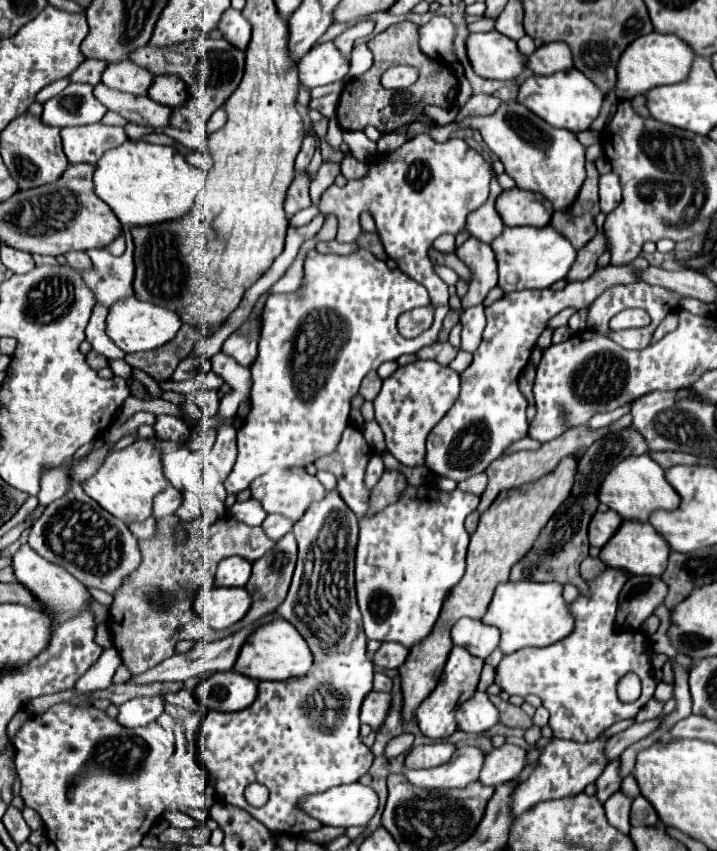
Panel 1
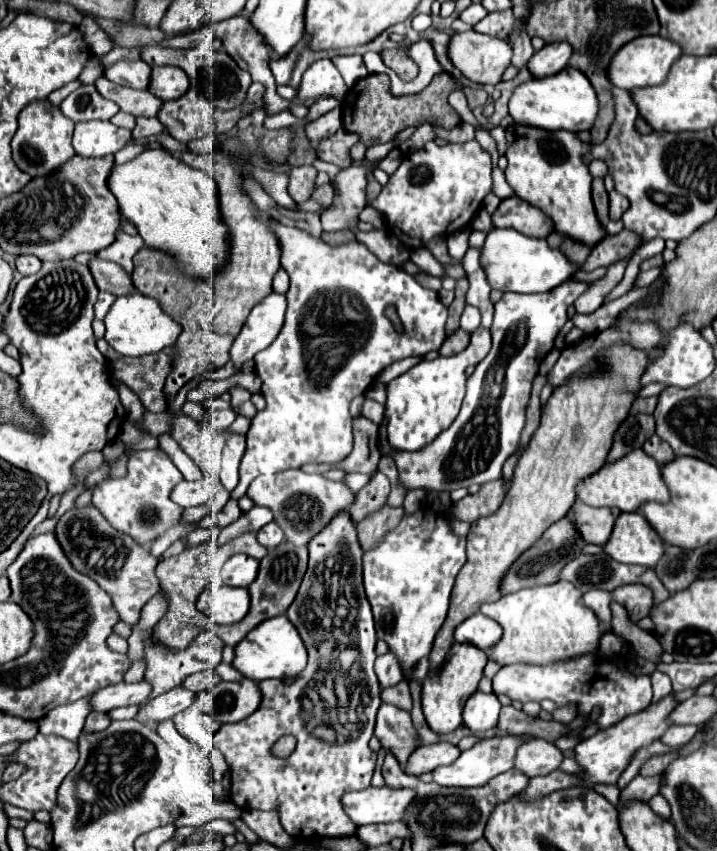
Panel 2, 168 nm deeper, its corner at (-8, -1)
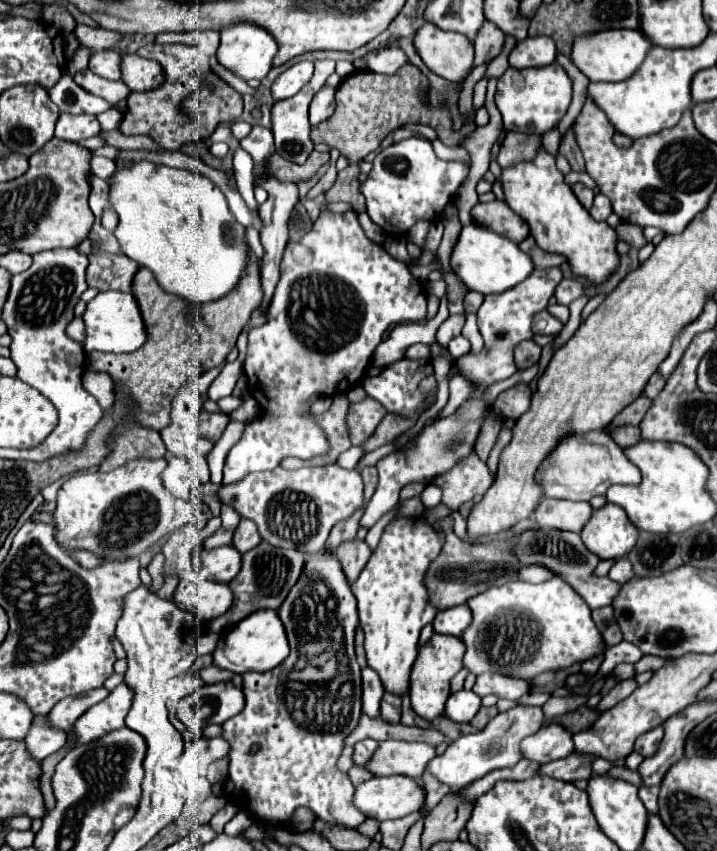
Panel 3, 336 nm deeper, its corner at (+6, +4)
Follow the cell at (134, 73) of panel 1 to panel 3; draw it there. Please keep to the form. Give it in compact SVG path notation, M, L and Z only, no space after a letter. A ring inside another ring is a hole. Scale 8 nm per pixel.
M99 51L91 53L89 69L105 79L119 81L121 79L121 55L117 51Z

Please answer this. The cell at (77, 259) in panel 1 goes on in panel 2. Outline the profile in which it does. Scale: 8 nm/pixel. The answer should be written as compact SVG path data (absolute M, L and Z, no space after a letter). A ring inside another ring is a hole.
M93 258L89 262L89 268L91 268L91 274L93 274L99 290L111 292L115 296L135 292L131 276L119 264L107 262L107 260L101 260L101 258Z

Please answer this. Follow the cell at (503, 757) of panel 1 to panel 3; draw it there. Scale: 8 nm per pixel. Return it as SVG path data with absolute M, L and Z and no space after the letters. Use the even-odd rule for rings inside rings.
M549 725L549 727L539 729L535 735L525 737L521 741L521 753L525 759L543 765L543 763L571 755L573 739L569 731L557 725Z

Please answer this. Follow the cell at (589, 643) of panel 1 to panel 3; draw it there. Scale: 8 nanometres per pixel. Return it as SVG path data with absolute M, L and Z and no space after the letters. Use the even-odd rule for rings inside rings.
M495 671L477 675L477 683L473 687L473 691L479 697L493 693L503 699L519 699L529 689L531 689L531 683L527 679L519 679L519 677L511 677L511 675L503 675L503 673L495 673Z

